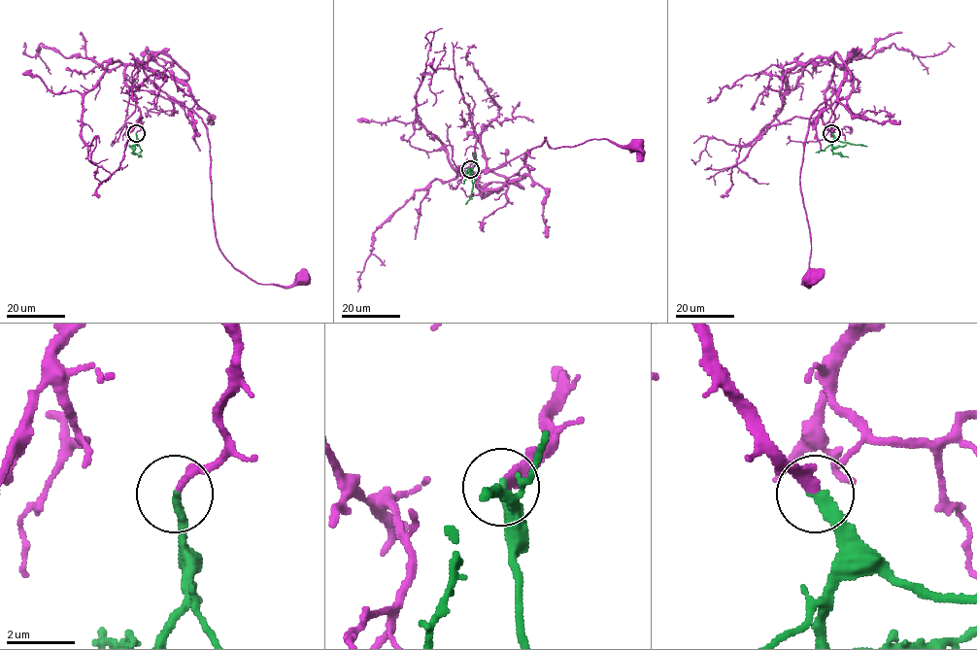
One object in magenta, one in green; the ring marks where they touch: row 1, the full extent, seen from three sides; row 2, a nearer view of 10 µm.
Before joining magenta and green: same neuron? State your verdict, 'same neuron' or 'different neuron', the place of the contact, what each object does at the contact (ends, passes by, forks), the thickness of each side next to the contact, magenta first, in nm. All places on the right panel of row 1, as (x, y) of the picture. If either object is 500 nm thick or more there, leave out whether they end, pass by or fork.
same neuron; at (831, 133); magenta ends there; green ends there; 280 nm thick on the magenta side, 300 nm on the other

